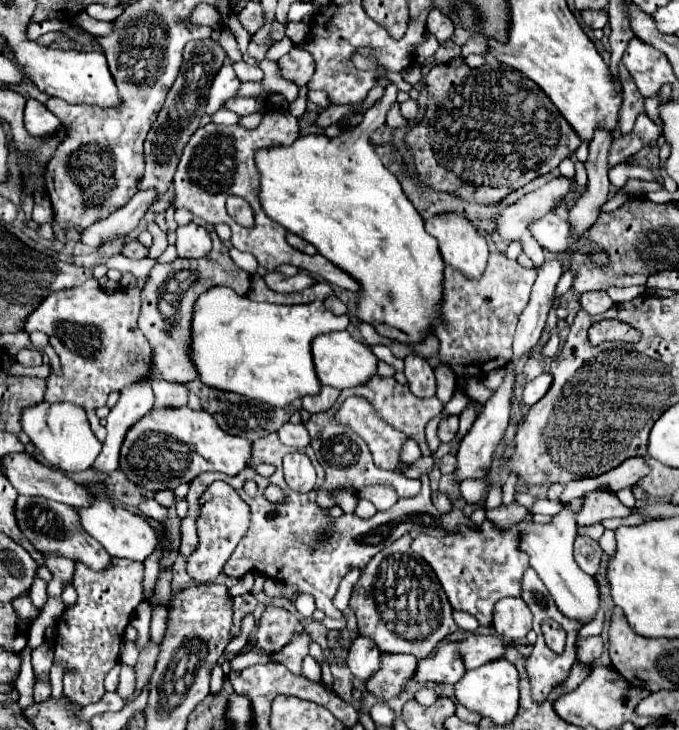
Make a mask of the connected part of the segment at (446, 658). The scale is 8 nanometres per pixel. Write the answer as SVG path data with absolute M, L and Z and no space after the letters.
M460 642L442 644L432 658L424 658L418 662L414 680L418 682L442 682L442 684L456 684L464 674L462 656L458 656Z

